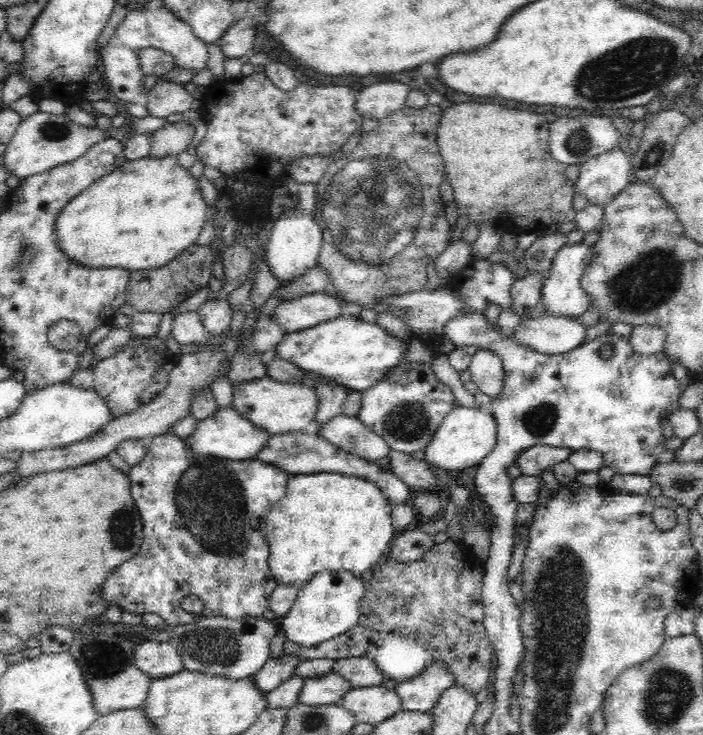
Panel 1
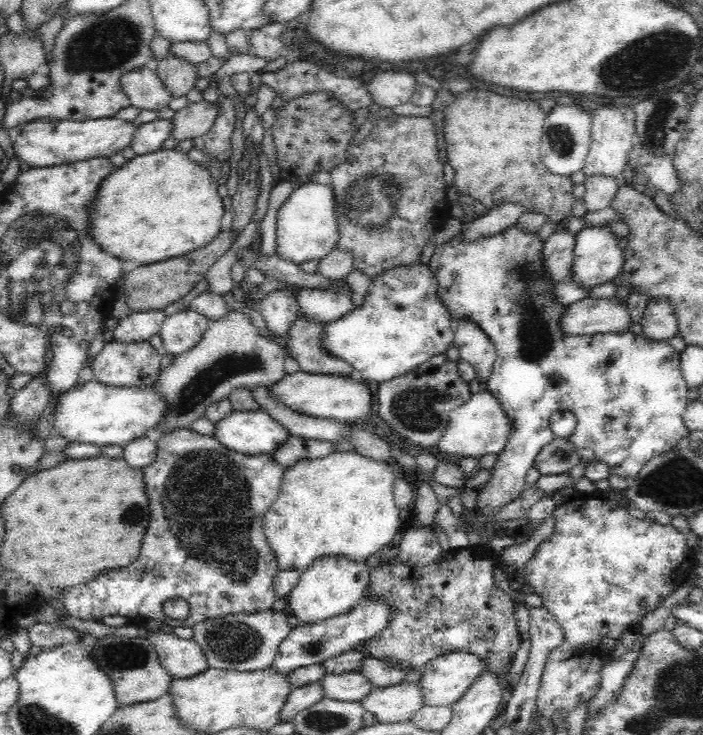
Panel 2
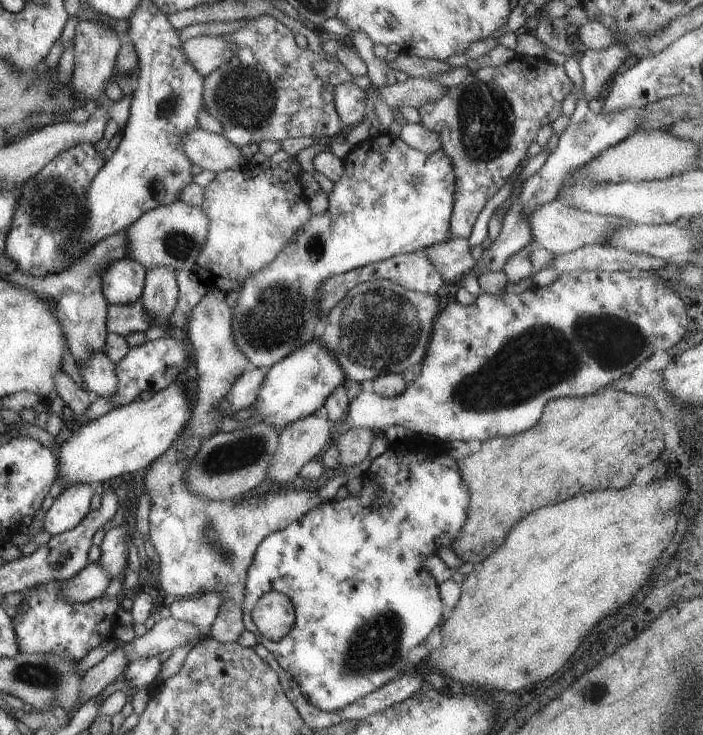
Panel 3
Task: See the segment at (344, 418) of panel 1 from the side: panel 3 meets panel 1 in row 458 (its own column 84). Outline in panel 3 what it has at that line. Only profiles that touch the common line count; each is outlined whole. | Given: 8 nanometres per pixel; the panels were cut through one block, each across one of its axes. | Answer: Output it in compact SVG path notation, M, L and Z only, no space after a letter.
M93 353L83 363L77 365L77 368L89 392L107 399L114 393L118 378L114 371L114 364L105 353Z

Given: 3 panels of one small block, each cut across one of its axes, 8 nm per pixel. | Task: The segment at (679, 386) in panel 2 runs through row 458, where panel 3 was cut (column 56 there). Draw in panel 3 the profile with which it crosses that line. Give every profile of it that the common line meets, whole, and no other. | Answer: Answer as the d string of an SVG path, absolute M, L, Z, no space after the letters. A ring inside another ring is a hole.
M85 483L67 485L44 512L42 530L47 531L52 537L72 529L90 510L91 496L93 496L91 485ZM49 581L33 586L33 590L25 594L23 600L17 606L17 614L12 618L14 633L18 640L18 650L21 653L57 653L62 657L79 662L91 648L97 646L105 639L112 639L113 630L118 620L115 616L115 609L120 602L122 595L93 599L86 603L67 603L60 595L61 581Z

